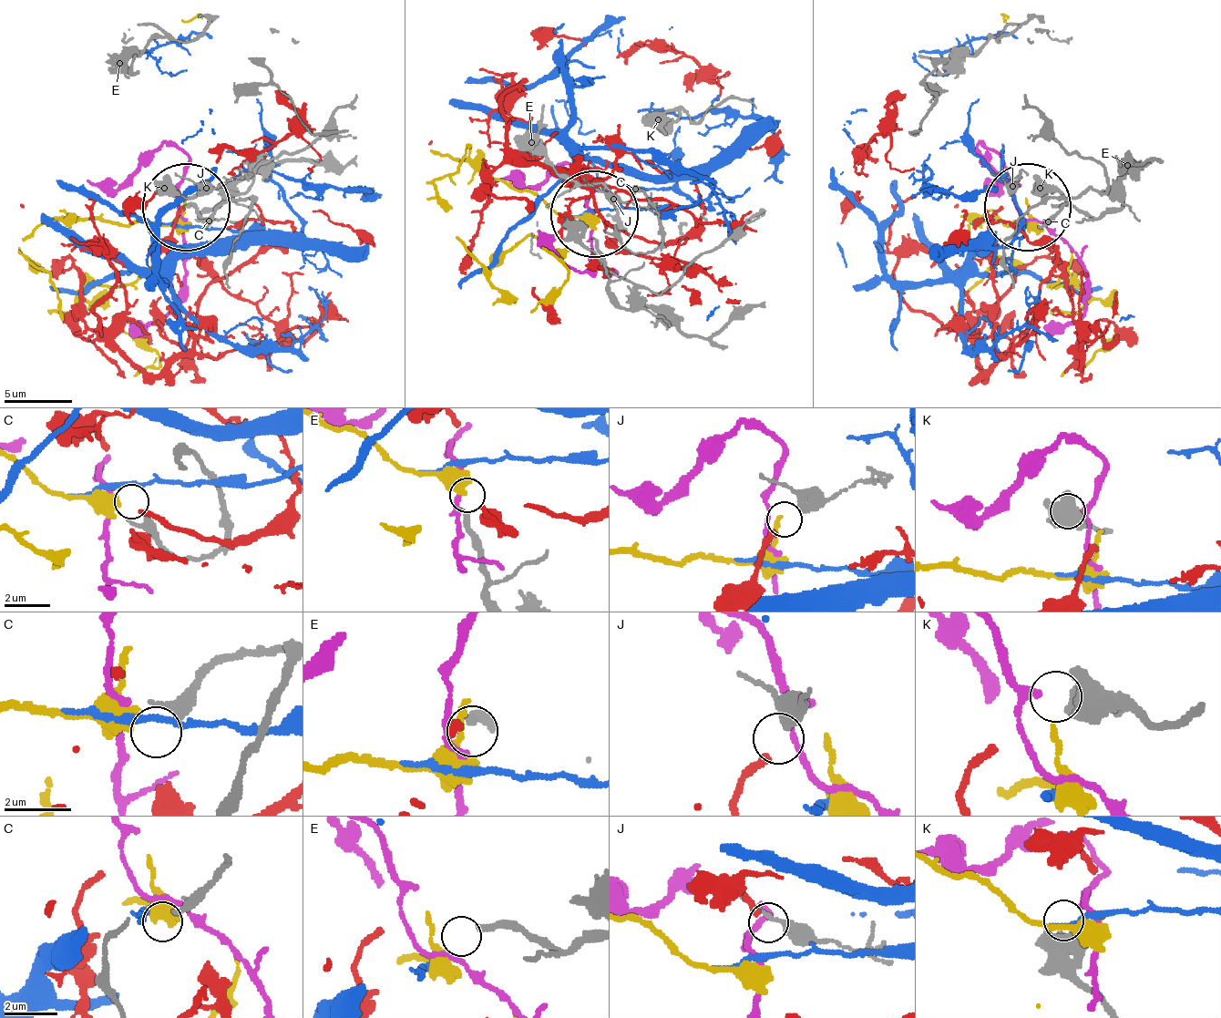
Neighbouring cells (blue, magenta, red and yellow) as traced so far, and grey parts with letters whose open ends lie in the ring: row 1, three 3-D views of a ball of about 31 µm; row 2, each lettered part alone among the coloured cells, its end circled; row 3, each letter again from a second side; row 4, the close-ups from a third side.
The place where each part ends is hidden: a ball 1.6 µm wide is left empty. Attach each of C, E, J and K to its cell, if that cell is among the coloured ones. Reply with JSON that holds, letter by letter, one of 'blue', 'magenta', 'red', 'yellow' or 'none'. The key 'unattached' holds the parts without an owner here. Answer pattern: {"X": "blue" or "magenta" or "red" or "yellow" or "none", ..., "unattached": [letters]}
{"C": "none", "E": "none", "J": "red", "K": "magenta", "unattached": ["C", "E"]}

